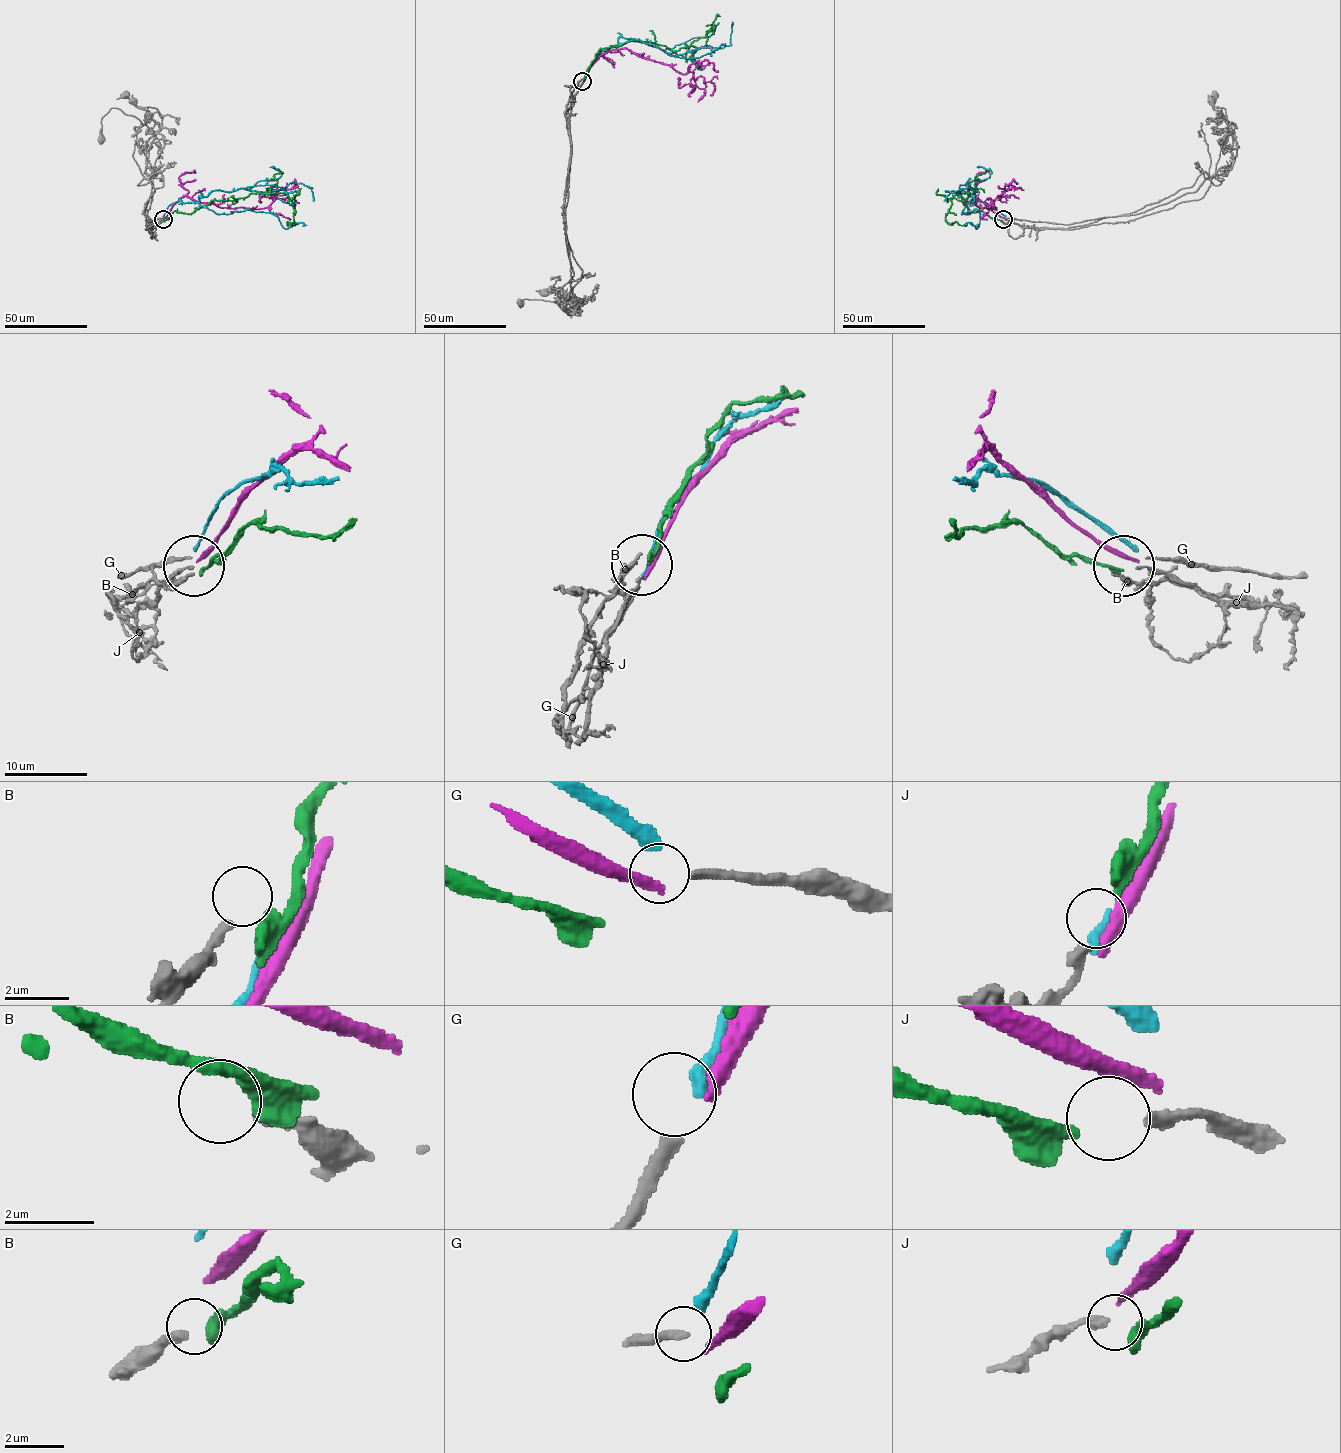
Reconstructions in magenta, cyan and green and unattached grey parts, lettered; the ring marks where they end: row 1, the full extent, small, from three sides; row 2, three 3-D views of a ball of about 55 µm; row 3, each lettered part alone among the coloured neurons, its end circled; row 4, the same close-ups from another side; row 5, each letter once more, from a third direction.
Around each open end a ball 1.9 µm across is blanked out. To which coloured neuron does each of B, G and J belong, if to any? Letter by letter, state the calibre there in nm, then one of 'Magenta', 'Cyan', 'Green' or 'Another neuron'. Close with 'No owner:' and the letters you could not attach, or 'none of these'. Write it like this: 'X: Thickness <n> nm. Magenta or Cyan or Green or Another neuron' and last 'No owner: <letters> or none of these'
B: Thickness 320 nm. Another neuron
G: Thickness 320 nm. Another neuron
J: Thickness 300 nm. Another neuron
No owner: B, G, J

